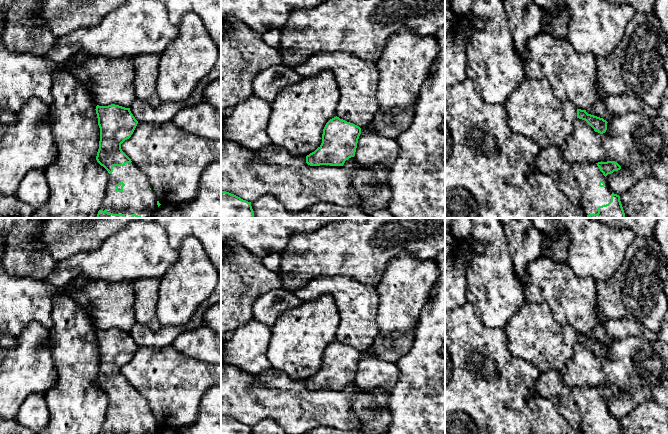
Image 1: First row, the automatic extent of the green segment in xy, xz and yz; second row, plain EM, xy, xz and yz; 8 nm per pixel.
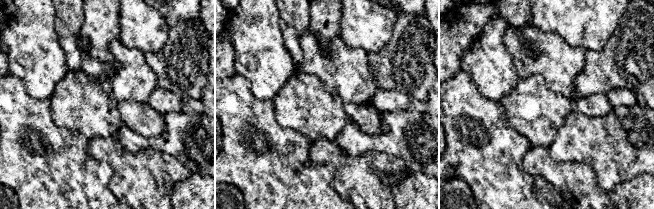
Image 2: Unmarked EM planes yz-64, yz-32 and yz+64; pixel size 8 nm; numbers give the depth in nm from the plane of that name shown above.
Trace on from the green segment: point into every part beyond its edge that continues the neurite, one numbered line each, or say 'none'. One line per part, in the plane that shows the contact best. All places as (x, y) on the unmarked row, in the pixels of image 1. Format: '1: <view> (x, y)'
1: xy (136, 419)

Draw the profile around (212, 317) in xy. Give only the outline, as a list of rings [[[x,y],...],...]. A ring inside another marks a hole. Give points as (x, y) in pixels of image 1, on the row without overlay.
[[[221,303],[213,304],[204,314],[205,324],[221,334]]]

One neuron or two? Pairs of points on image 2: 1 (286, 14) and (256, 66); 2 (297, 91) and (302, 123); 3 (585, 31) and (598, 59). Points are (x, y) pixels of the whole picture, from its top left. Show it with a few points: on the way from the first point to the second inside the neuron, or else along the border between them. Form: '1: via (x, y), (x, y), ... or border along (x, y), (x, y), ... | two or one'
1: border along (276, 10), (280, 33), (286, 48) | two
2: via (302, 99), (302, 115) | one
3: border along (611, 34), (601, 49), (587, 50) | two

